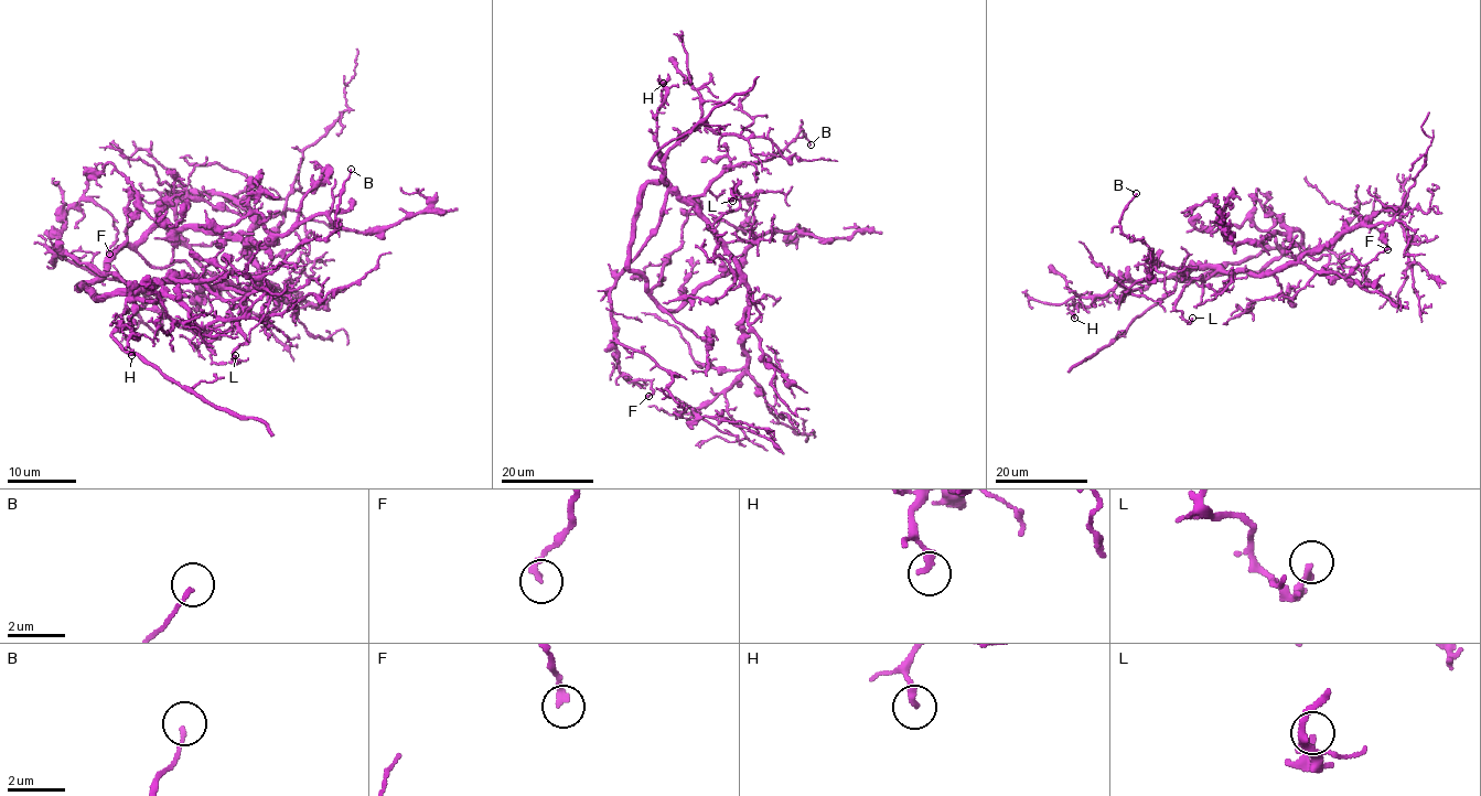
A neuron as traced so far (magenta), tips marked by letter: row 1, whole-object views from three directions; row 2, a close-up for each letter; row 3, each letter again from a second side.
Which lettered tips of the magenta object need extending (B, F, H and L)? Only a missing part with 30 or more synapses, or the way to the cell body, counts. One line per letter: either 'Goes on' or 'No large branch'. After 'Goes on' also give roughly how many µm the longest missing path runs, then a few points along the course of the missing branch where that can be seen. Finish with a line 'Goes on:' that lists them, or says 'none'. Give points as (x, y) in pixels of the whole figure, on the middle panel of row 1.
B: No large branch
F: No large branch
H: No large branch
L: No large branch
Goes on: none

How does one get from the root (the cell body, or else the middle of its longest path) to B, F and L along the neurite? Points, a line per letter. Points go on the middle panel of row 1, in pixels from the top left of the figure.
B: (665, 184), (683, 198), (700, 196), (730, 167), (770, 160), (796, 137), (800, 129), (811, 144)
F: (665, 184), (666, 198), (656, 232), (609, 296), (619, 372), (629, 380), (650, 379), (653, 393), (648, 396)
L: (665, 184), (687, 200), (710, 226), (725, 213), (738, 207), (734, 186), (740, 183), (731, 191), (732, 201)

